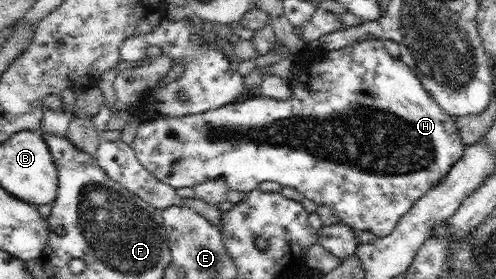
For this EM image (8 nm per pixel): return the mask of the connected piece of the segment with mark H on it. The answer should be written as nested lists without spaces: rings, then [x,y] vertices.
[[[368,37],[357,40],[355,44],[348,45],[333,51],[321,50],[316,56],[311,56],[304,64],[299,61],[297,70],[291,79],[291,97],[289,99],[277,100],[267,96],[248,96],[241,100],[214,110],[207,110],[203,113],[189,114],[183,117],[159,117],[153,121],[143,121],[137,129],[137,134],[131,144],[135,150],[139,163],[155,175],[156,179],[166,185],[172,186],[175,190],[179,188],[195,188],[205,180],[223,179],[230,190],[245,192],[259,188],[259,184],[264,181],[276,181],[282,187],[295,188],[307,199],[320,205],[331,206],[341,221],[351,228],[370,231],[379,238],[389,235],[397,223],[413,209],[413,205],[423,198],[429,191],[439,185],[441,180],[445,180],[447,172],[457,163],[463,155],[464,143],[461,141],[459,130],[457,129],[455,117],[447,115],[439,104],[431,97],[431,94],[423,87],[414,71],[400,58],[389,54],[385,50],[385,38]]]

